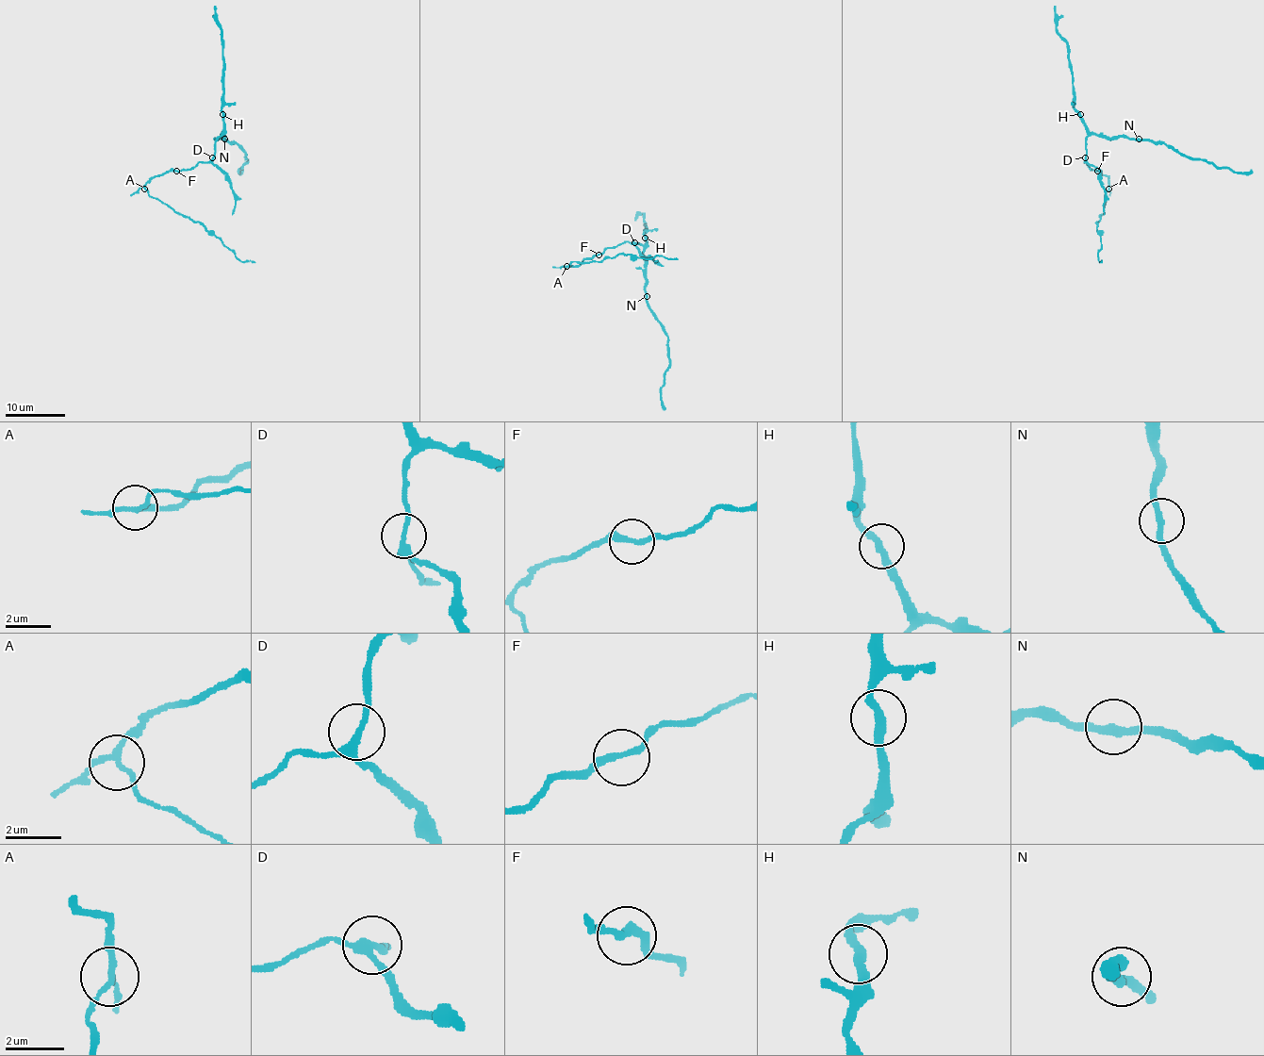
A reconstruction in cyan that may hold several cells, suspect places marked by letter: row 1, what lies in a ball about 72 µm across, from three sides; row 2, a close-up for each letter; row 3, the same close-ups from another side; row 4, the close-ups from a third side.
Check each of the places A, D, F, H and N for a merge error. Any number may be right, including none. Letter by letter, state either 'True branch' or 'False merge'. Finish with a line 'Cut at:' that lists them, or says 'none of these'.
A: False merge
D: True branch
F: True branch
H: True branch
N: True branch
Cut at: A

